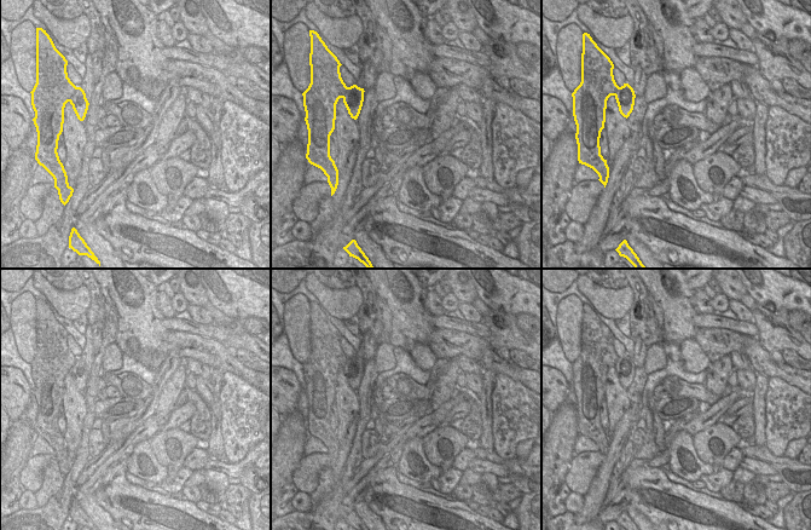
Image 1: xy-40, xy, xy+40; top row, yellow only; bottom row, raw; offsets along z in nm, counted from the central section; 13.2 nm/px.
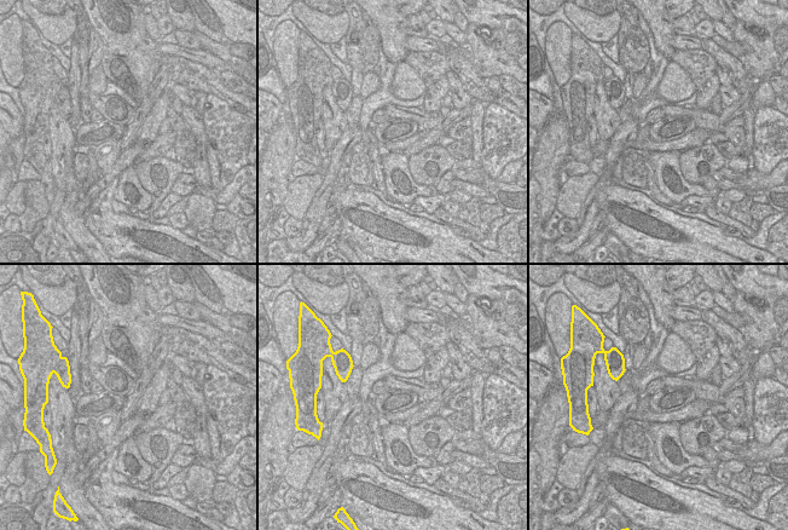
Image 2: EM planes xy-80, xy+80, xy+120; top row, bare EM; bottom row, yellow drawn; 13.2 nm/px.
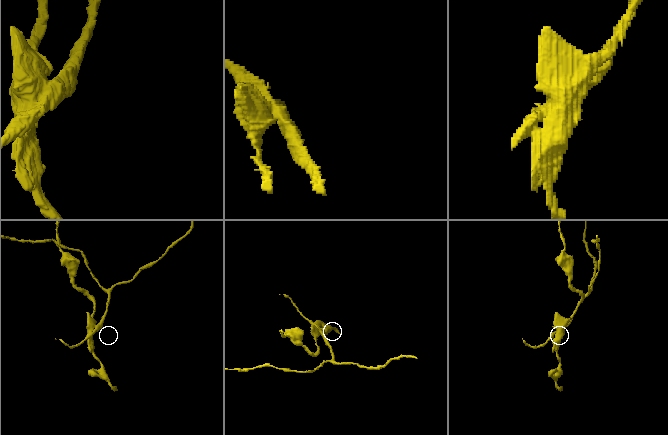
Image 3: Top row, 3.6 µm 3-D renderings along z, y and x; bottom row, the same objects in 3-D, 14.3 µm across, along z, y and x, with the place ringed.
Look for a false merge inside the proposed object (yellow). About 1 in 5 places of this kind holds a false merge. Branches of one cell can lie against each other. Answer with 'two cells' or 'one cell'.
two cells

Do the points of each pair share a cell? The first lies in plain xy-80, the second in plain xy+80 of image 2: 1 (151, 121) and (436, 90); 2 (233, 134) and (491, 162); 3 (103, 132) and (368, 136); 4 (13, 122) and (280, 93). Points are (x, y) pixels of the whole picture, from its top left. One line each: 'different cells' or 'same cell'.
1: same cell
2: same cell
3: different cells
4: different cells

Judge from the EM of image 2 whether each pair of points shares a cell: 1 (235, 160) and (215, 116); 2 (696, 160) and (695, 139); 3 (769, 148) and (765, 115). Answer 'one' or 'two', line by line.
1: one
2: two
3: one

